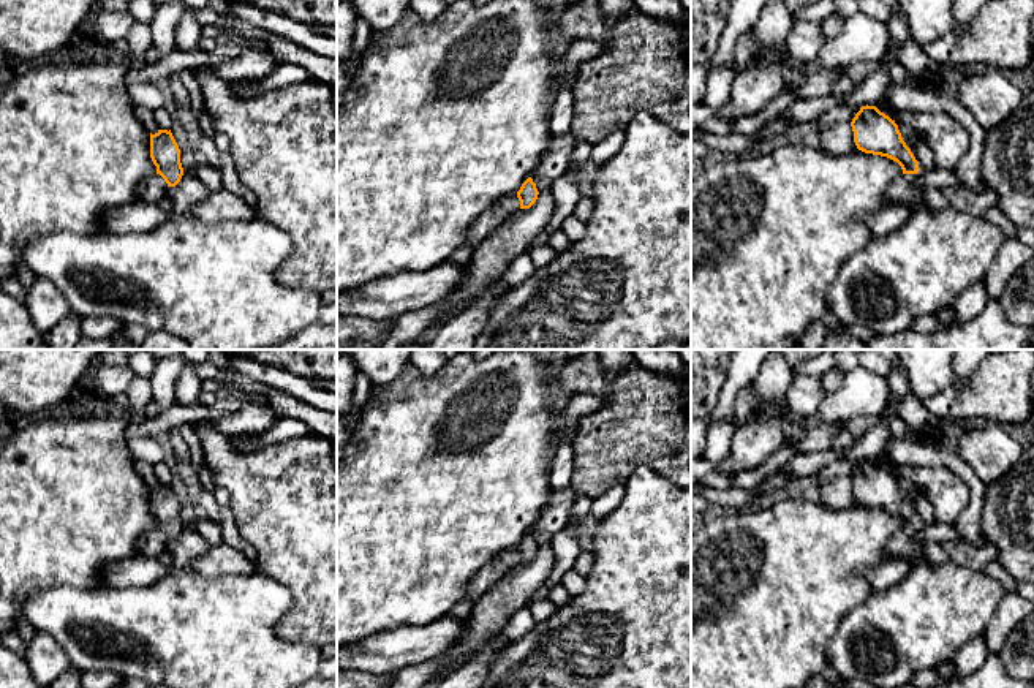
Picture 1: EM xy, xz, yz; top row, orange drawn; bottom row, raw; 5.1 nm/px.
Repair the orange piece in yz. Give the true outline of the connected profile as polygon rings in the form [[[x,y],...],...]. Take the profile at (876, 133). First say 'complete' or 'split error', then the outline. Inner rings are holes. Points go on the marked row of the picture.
split error; [[[866,104],[855,114],[851,127],[859,150],[887,157],[901,166],[903,172],[892,180],[887,198],[892,202],[908,206],[911,210],[933,212],[923,202],[922,188],[915,185],[919,161],[903,141],[895,120],[876,106]]]

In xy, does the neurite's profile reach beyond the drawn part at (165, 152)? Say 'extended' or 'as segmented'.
extended

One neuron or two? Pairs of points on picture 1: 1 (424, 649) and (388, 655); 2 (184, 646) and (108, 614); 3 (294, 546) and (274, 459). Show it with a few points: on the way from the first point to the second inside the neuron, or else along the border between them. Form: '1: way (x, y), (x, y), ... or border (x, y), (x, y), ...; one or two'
1: way (415, 649), (397, 649); one
2: way (165, 633), (139, 633), (127, 627); one
3: way (294, 524), (294, 506), (274, 486), (274, 481); one

